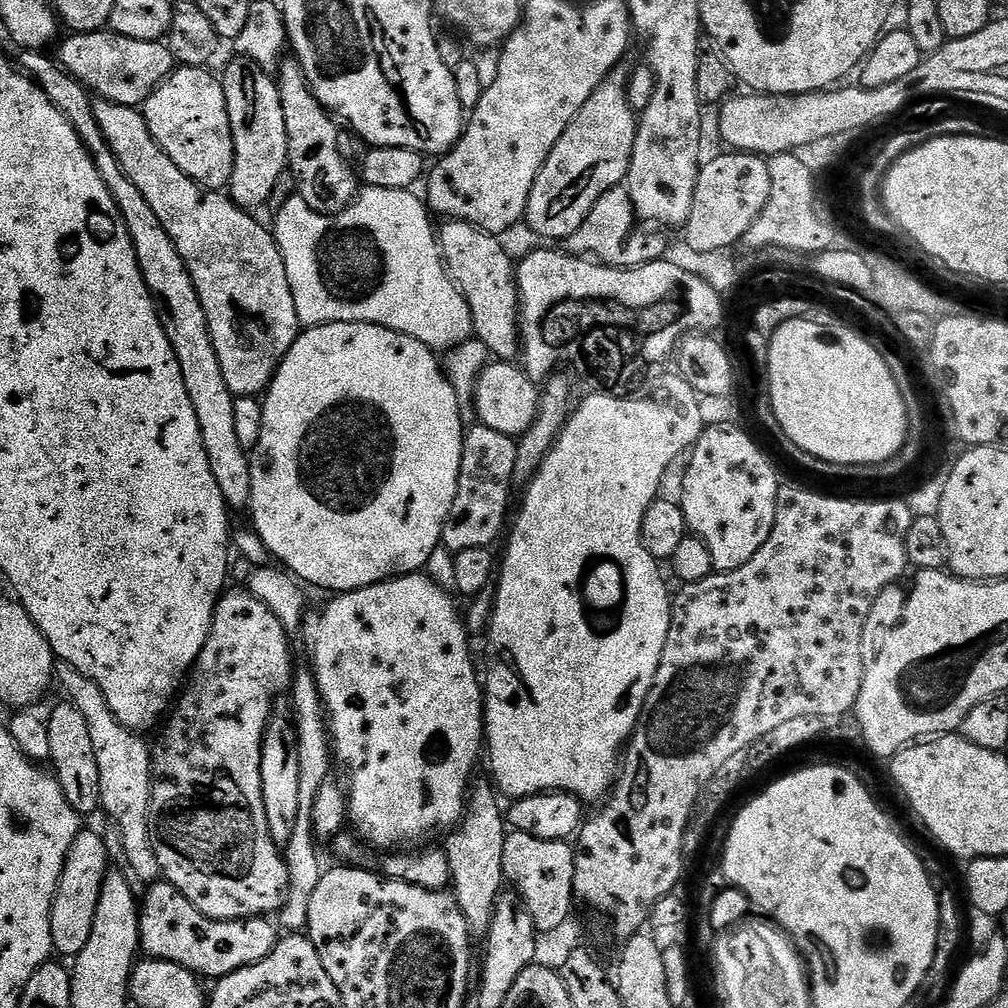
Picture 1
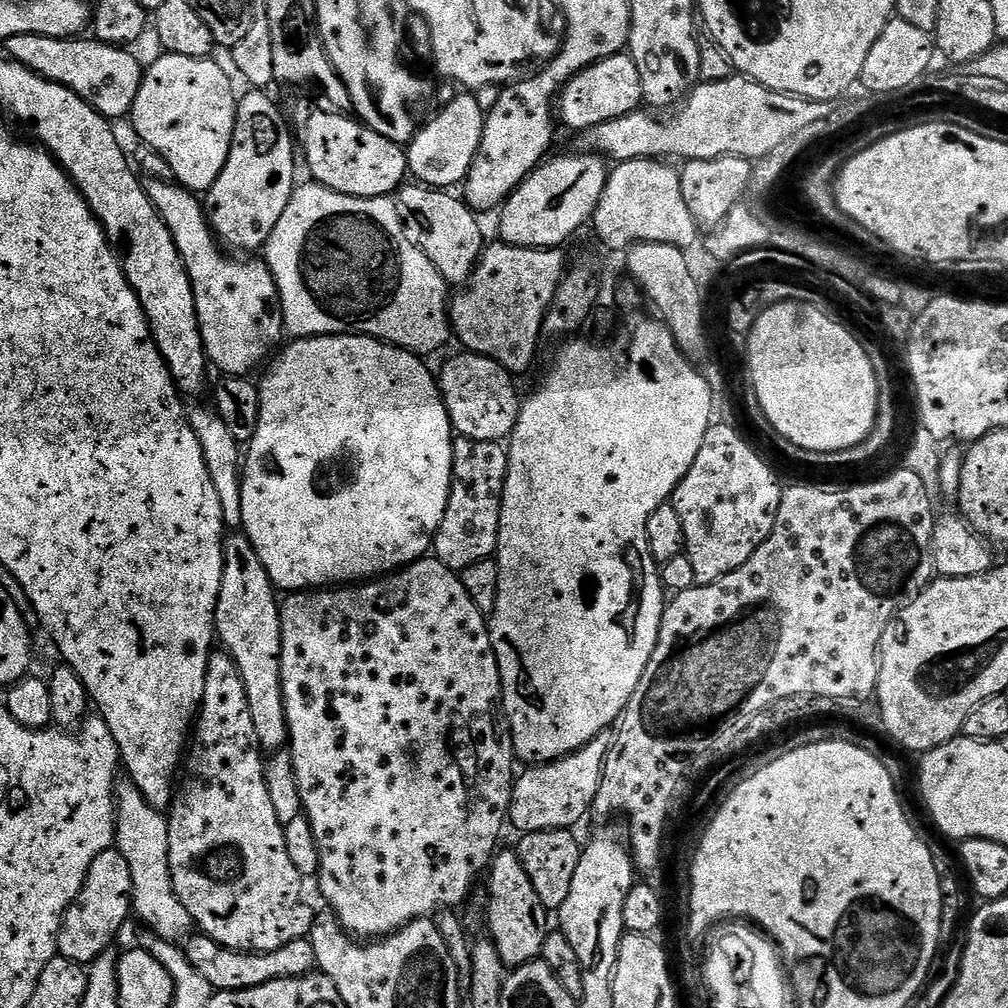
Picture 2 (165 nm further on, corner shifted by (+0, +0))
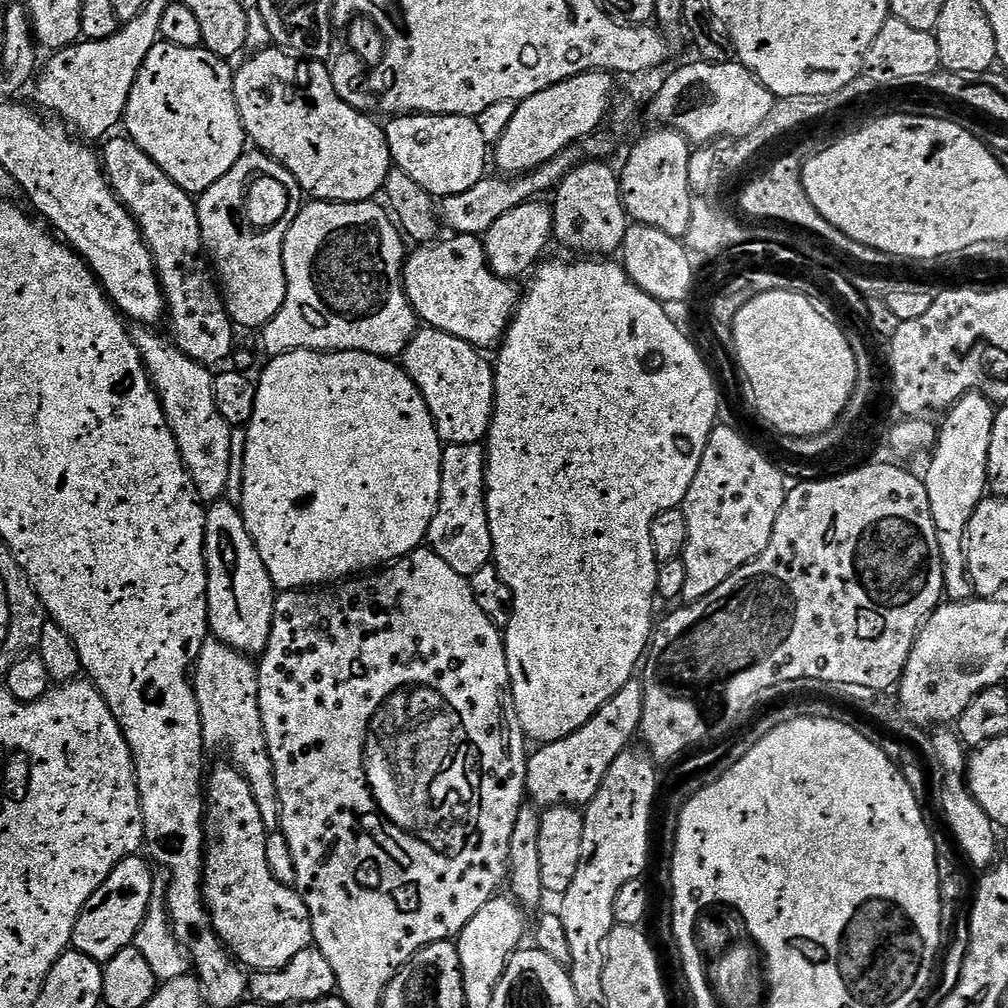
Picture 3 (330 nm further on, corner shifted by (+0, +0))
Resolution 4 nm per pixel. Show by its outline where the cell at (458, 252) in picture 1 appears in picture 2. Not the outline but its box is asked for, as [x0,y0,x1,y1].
[394,182,486,286]

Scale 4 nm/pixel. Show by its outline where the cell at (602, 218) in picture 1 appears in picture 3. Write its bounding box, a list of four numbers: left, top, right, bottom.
[619,132,694,238]

